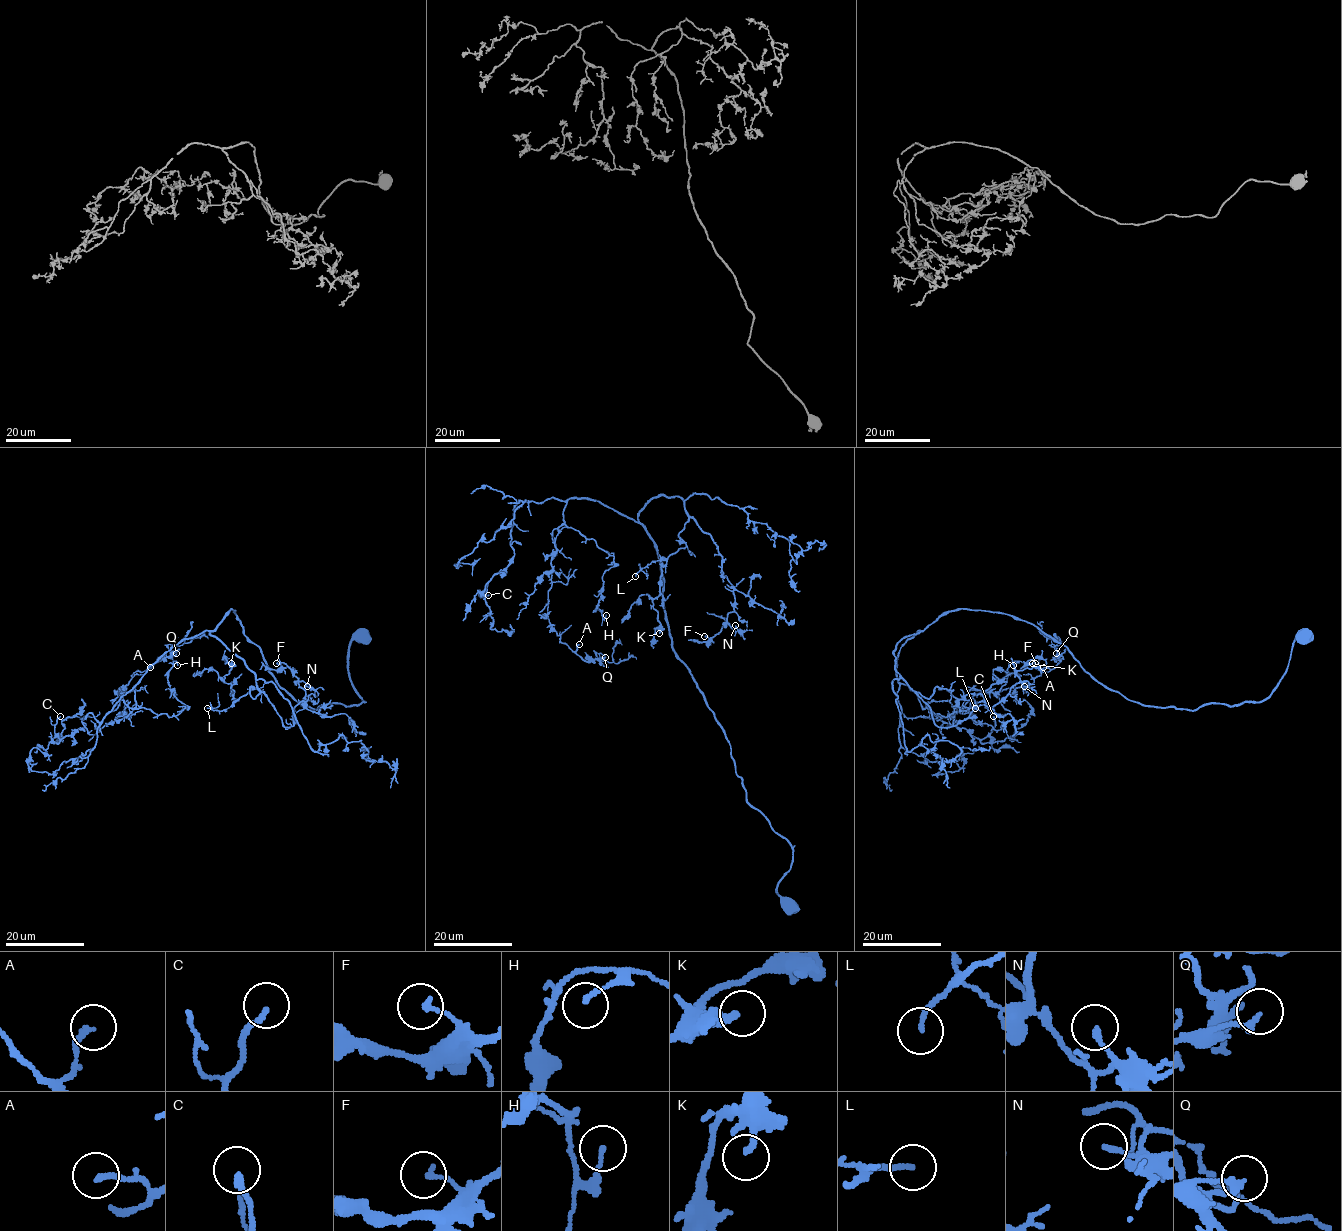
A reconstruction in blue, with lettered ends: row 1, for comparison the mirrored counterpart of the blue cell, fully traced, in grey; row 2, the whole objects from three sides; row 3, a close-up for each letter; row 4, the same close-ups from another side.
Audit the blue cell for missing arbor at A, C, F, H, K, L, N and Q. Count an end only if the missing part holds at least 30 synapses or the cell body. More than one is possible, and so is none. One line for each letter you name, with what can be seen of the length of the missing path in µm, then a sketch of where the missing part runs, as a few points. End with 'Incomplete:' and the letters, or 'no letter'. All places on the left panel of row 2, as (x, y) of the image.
Incomplete: no letter

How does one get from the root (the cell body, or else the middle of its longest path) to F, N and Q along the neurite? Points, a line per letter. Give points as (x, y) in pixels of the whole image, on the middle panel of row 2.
F: (790, 905), (792, 847), (672, 646), (637, 518), (661, 495), (732, 585), (704, 636)
N: (790, 905), (792, 847), (672, 646), (637, 518), (651, 499), (678, 496), (713, 539), (735, 625)
Q: (790, 905), (792, 847), (672, 646), (656, 543), (570, 498), (547, 618), (605, 657)

